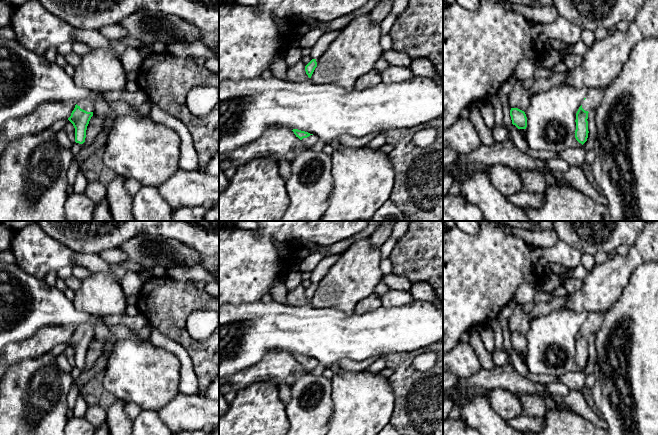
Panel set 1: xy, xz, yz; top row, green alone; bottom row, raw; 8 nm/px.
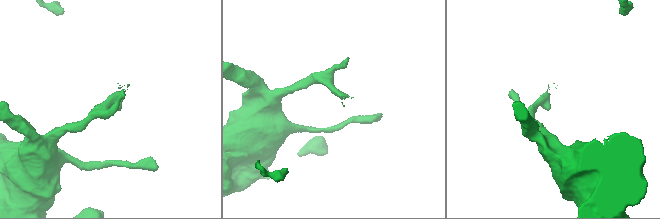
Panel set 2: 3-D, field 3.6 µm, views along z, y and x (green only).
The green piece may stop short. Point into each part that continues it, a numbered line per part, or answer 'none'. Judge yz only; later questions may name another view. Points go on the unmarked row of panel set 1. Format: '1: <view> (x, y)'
1: yz (594, 320)

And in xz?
1: xz (312, 363)

